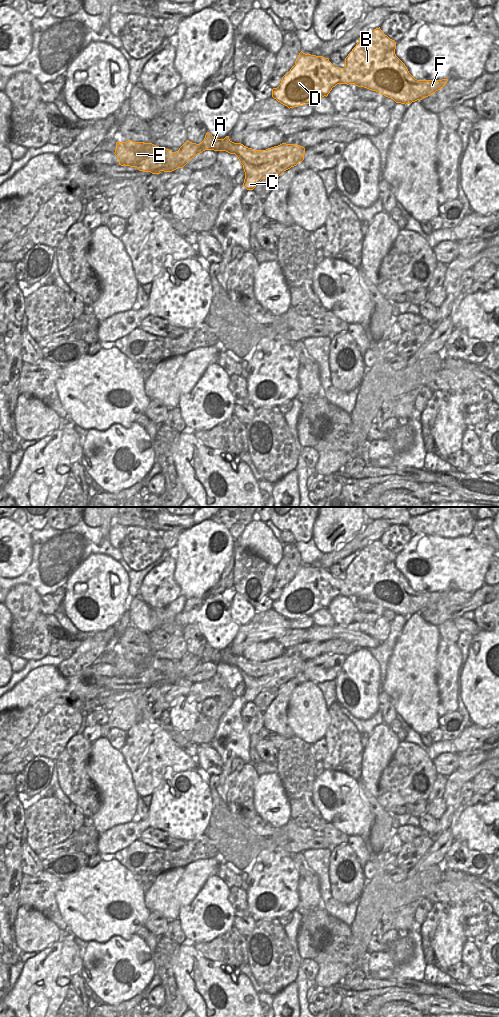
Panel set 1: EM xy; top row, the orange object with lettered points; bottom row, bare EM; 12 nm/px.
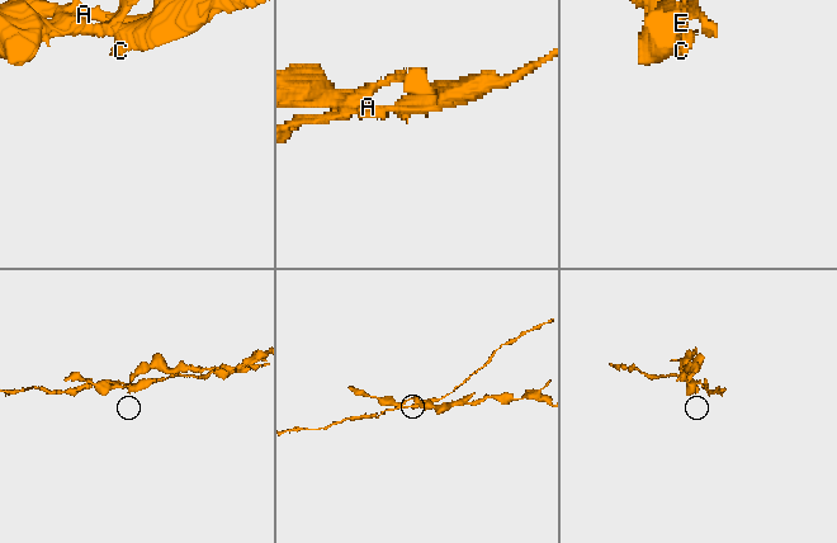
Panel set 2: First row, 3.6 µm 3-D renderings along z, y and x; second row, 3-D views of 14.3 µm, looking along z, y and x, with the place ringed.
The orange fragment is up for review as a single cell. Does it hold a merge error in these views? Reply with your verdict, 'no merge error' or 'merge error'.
merge error

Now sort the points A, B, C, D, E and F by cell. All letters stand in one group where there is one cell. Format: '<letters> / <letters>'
A C / B D E F

